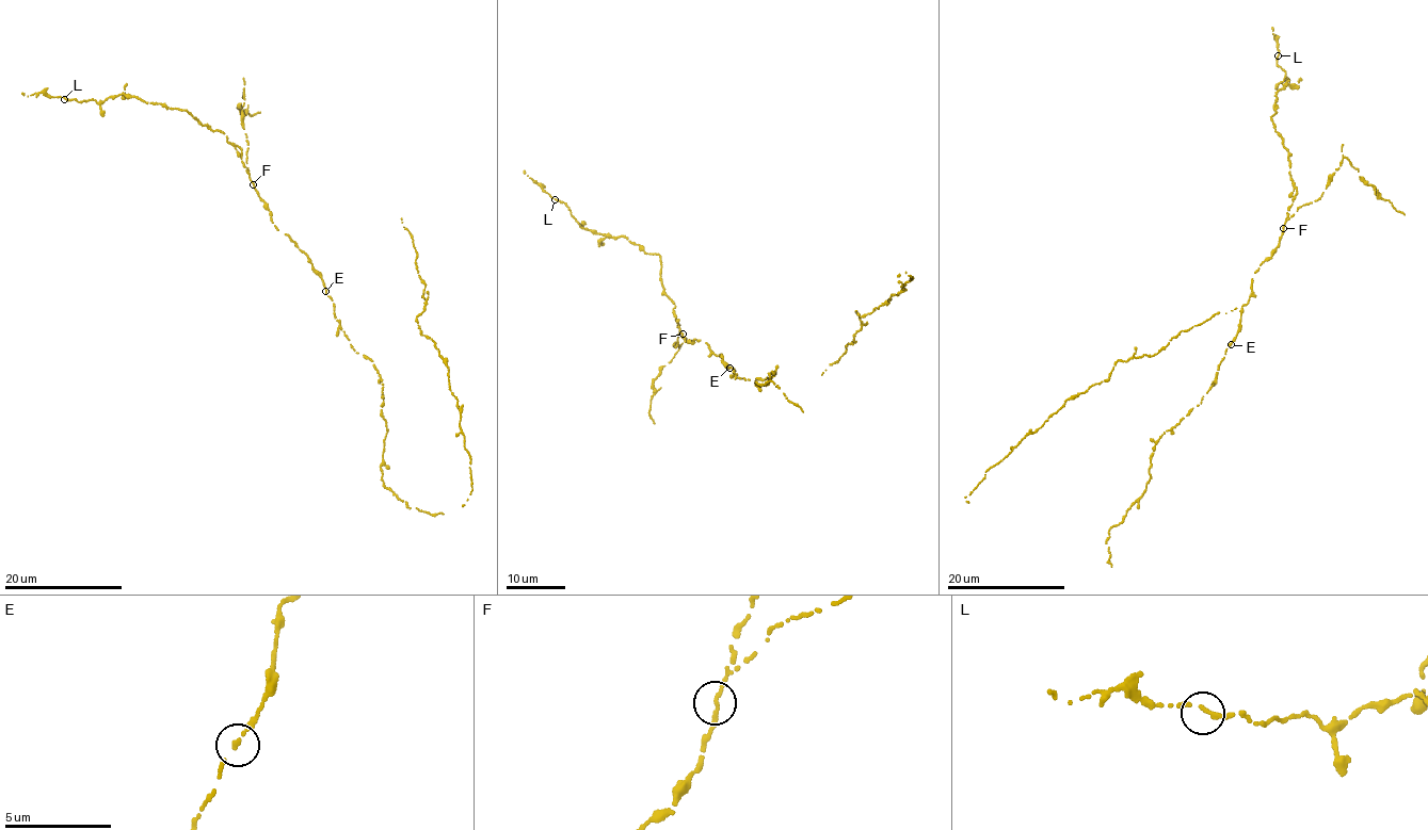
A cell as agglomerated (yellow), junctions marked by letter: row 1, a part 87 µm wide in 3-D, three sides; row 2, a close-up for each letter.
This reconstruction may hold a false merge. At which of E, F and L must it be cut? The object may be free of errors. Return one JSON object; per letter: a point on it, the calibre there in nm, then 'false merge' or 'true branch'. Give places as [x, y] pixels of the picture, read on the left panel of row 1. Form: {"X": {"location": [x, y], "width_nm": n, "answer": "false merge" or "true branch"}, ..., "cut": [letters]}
{"E": {"location": [325, 291], "width_nm": 170, "answer": "true branch"}, "F": {"location": [253, 184], "width_nm": 170, "answer": "false merge"}, "L": {"location": [64, 99], "width_nm": 170, "answer": "true branch"}, "cut": ["F"]}

